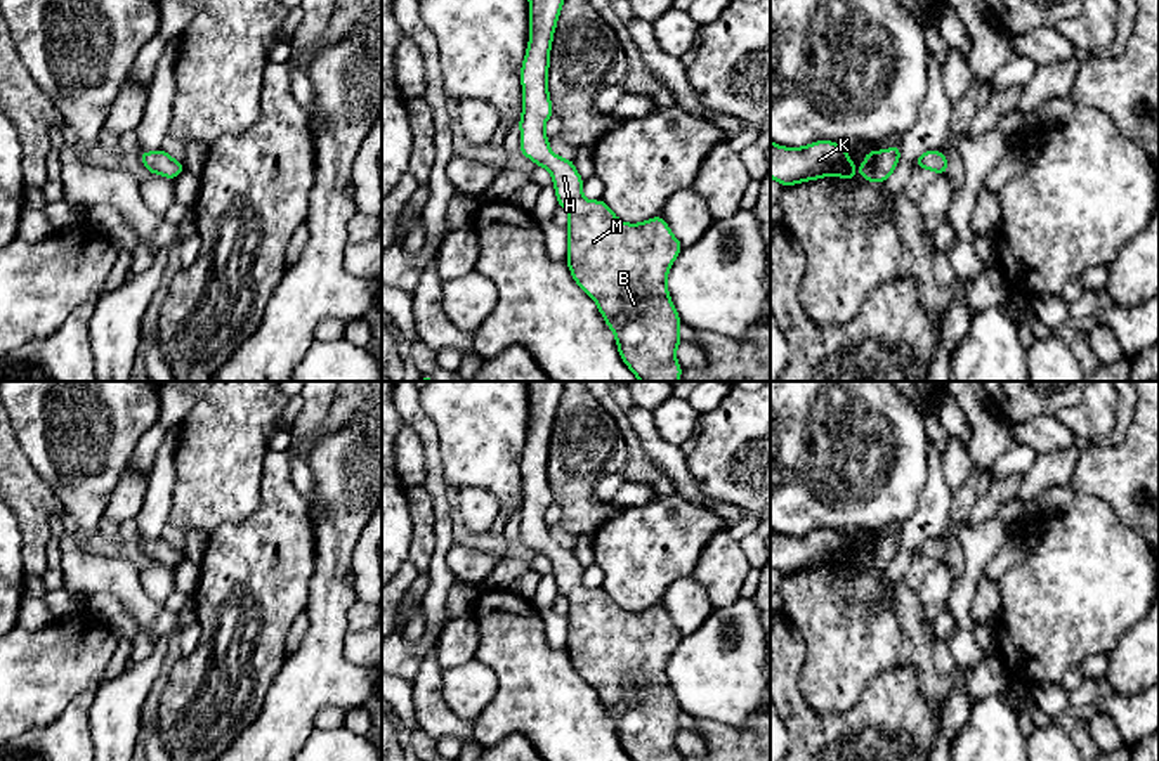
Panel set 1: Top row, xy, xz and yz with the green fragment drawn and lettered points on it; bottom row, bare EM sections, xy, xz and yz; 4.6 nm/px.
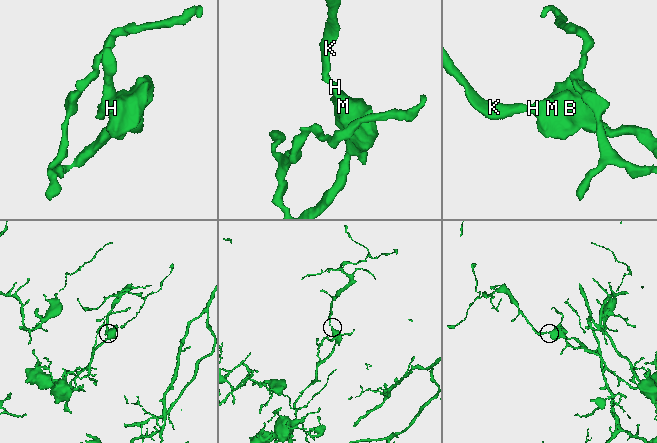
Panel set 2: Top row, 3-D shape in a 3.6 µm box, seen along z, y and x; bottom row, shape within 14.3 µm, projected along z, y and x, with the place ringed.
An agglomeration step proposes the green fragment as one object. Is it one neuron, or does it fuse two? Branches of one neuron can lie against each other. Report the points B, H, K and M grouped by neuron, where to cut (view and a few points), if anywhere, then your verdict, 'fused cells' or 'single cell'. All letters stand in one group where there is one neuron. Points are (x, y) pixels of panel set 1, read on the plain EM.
B H K M | no cut | single cell

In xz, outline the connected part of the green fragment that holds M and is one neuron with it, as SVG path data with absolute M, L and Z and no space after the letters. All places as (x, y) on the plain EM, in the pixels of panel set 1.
M527 381L529 387L529 433L521 456L522 470L522 504L521 517L521 543L533 548L538 555L550 560L553 567L553 577L562 595L569 602L567 612L567 655L576 673L595 688L604 709L616 725L616 733L623 751L632 761L682 761L684 758L677 751L677 735L680 726L680 706L671 692L670 680L666 676L666 664L671 652L682 640L680 629L671 622L663 605L649 607L642 612L625 612L612 598L602 589L588 589L583 581L583 567L574 556L573 548L564 548L550 539L548 525L545 524L545 511L553 503L550 492L550 482L547 473L550 454L550 435L557 407L564 392L566 381Z

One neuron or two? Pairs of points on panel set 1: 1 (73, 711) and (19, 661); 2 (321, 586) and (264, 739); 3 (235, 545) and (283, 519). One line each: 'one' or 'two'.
1: two
2: one
3: one

